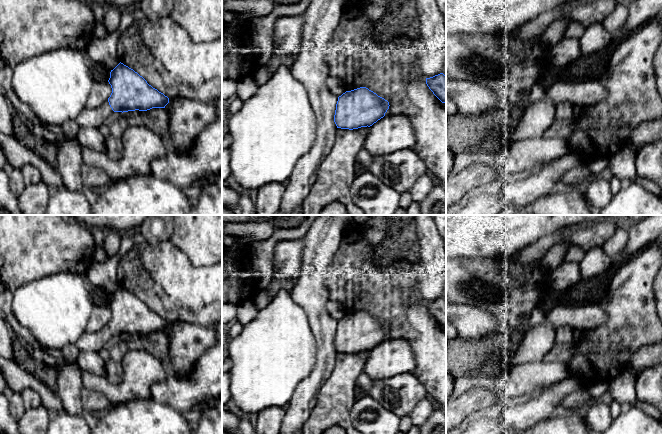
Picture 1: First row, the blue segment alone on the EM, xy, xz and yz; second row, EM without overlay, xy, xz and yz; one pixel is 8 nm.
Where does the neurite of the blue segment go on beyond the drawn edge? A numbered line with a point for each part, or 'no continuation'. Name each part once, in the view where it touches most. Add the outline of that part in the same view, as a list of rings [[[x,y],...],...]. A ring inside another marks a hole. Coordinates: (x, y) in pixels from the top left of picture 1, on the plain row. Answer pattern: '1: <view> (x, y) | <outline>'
1: xy (94, 342) | [[[108,324],[100,331],[89,333],[85,331],[76,342],[76,347],[82,352],[99,352],[102,347],[115,337]]]

